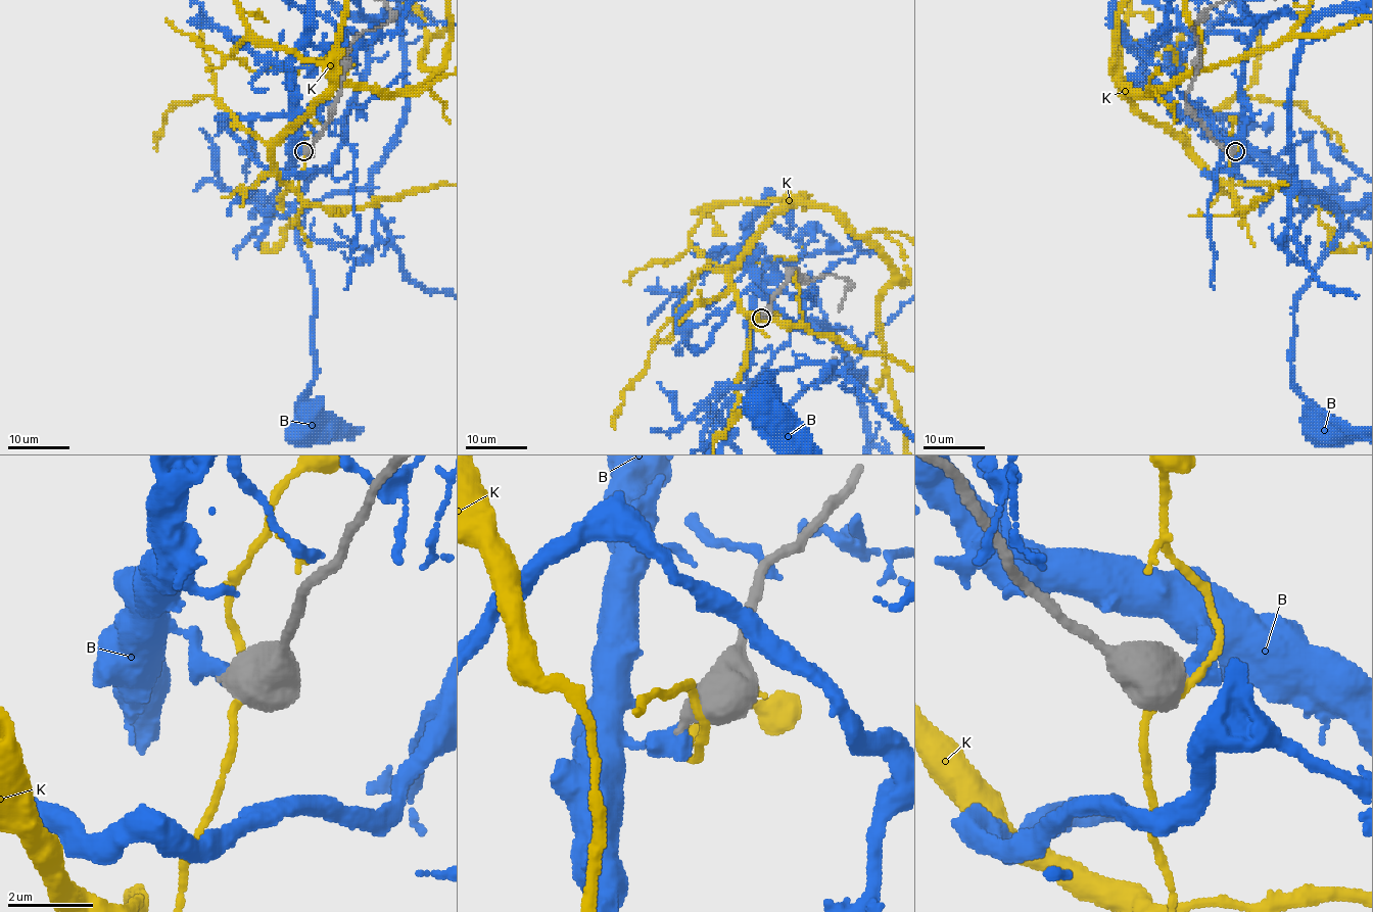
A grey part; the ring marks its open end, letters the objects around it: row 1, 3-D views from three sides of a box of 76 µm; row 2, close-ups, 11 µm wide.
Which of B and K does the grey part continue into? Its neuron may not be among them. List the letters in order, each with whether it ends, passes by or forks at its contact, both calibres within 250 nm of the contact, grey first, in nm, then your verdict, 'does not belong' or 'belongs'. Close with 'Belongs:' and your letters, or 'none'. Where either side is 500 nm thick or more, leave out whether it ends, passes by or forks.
B: 650/500 nm | does not belong
K: 800/180 nm | does not belong
Belongs: none

